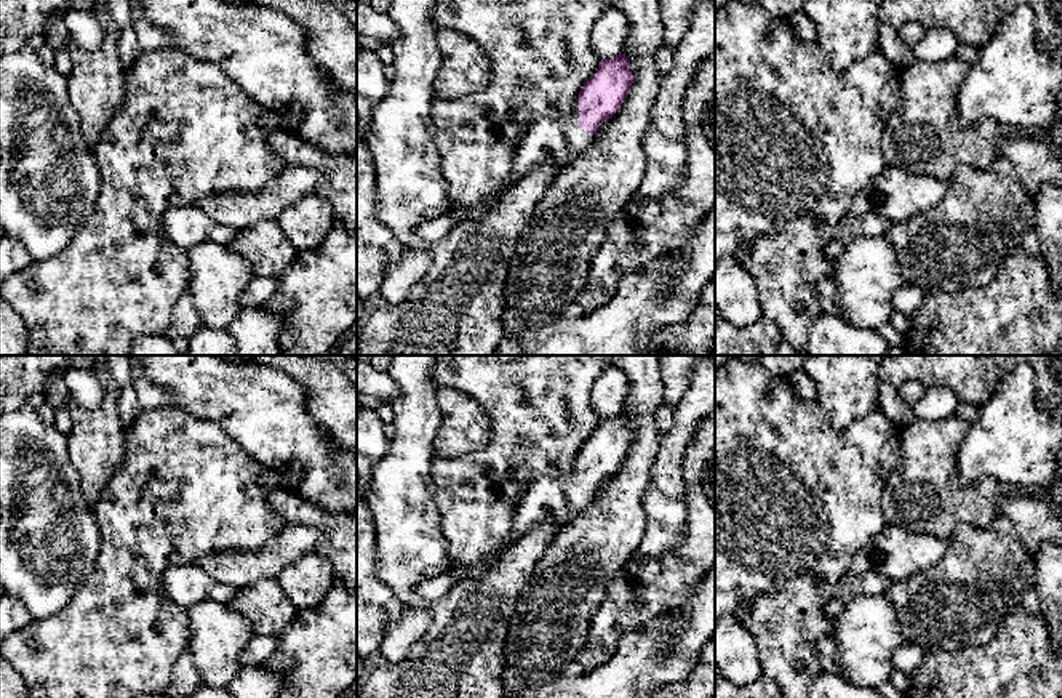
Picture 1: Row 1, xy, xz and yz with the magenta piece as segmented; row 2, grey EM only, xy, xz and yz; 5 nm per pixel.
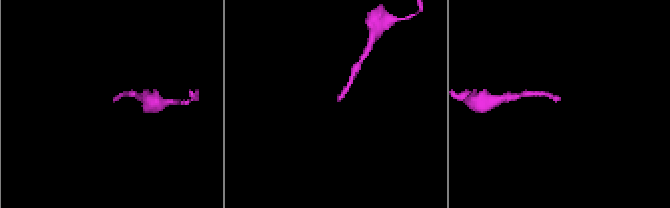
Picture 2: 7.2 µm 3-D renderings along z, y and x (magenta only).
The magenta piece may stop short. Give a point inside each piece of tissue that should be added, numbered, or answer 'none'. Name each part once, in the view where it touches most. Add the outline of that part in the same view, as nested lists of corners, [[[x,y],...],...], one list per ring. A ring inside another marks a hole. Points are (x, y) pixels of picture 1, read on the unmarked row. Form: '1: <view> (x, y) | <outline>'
1: xz (560, 500) | [[[571,472],[566,477],[552,479],[542,475],[531,482],[515,511],[512,528],[507,538],[478,564],[470,567],[451,565],[446,575],[459,583],[462,580],[477,580],[504,554],[510,543],[531,530],[534,525],[552,522],[558,530],[573,522],[595,498],[579,485],[579,474]]]

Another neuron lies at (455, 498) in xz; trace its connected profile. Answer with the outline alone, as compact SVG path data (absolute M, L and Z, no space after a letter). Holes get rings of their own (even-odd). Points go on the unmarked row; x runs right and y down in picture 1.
M437 355L430 373L435 386L477 400L491 426L491 440L483 450L456 456L433 450L432 455L435 506L453 565L478 564L509 536L531 482L573 472L581 447L600 423L592 407L593 383L611 365L608 355Z

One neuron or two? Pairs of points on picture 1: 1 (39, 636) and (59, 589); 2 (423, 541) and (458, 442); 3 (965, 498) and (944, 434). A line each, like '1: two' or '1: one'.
1: two
2: two
3: one

